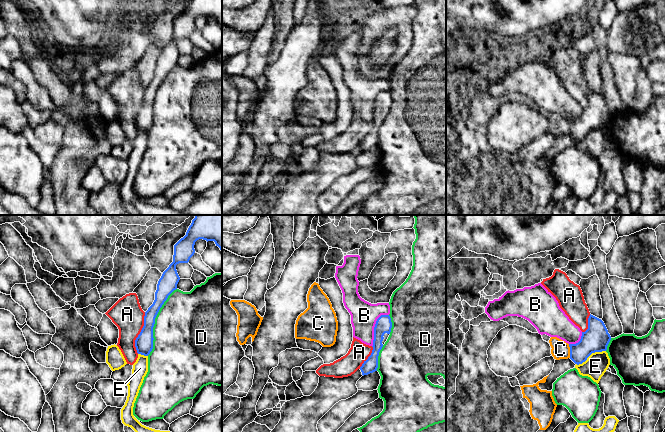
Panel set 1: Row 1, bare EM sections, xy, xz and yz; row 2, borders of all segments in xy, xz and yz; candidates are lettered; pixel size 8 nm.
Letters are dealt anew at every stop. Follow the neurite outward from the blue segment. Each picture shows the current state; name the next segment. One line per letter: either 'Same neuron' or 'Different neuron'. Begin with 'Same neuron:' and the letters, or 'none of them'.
Same neuron: none of them
A: Different neuron
B: Different neuron
C: Different neuron
D: Different neuron
E: Different neuron

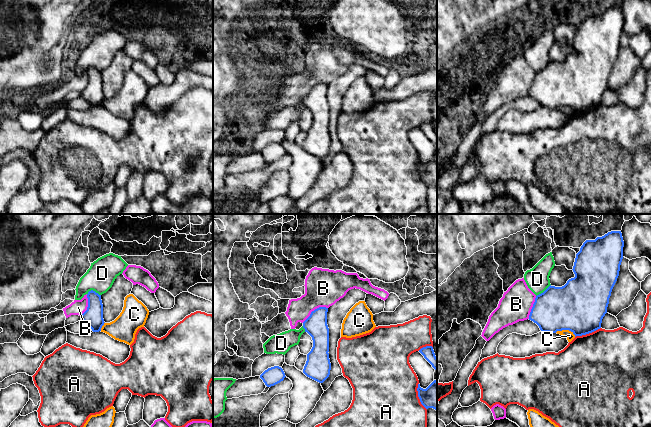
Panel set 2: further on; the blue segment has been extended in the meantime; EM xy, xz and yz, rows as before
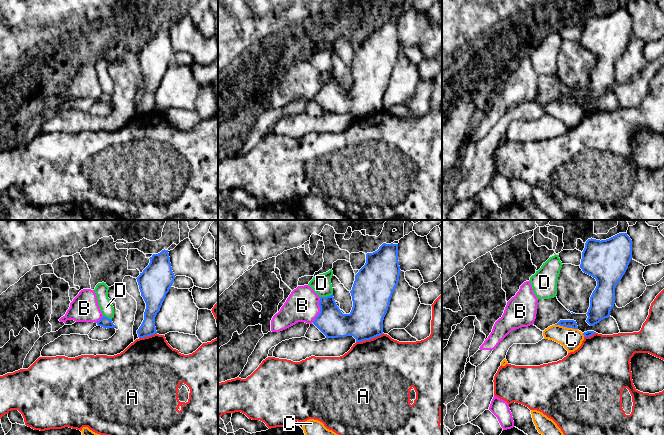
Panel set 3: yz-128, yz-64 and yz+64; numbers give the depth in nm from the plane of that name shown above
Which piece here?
Same neuron: none of them
A: Different neuron
B: Different neuron
C: Different neuron
D: Different neuron

